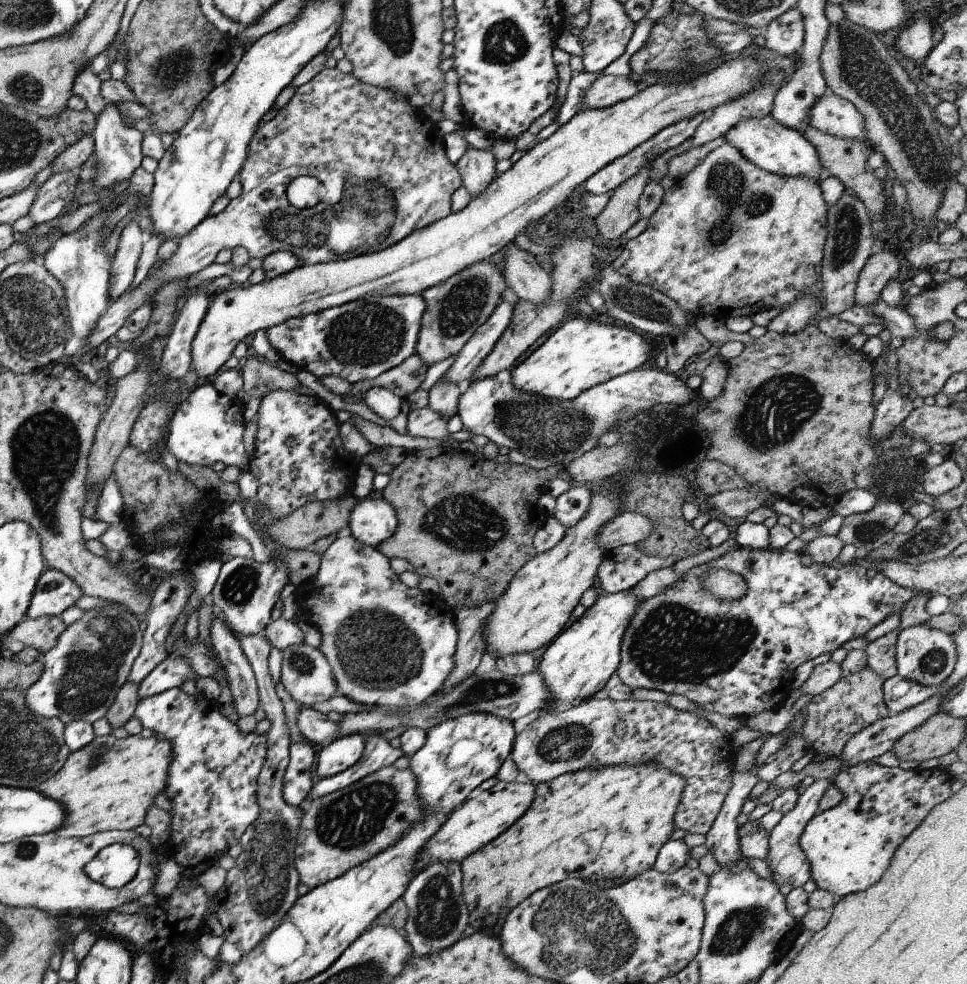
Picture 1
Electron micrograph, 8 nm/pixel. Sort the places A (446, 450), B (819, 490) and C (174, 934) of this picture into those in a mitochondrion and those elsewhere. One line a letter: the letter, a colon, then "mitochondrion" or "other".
A: other
B: other
C: other

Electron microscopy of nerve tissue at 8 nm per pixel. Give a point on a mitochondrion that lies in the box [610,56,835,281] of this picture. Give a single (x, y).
(737, 199)

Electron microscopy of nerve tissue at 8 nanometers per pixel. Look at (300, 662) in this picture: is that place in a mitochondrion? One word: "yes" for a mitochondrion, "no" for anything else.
yes

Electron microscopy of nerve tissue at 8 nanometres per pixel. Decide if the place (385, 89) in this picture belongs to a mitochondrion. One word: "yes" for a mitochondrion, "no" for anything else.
no

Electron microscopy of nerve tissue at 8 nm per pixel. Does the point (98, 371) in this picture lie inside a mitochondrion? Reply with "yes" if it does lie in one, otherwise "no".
no

